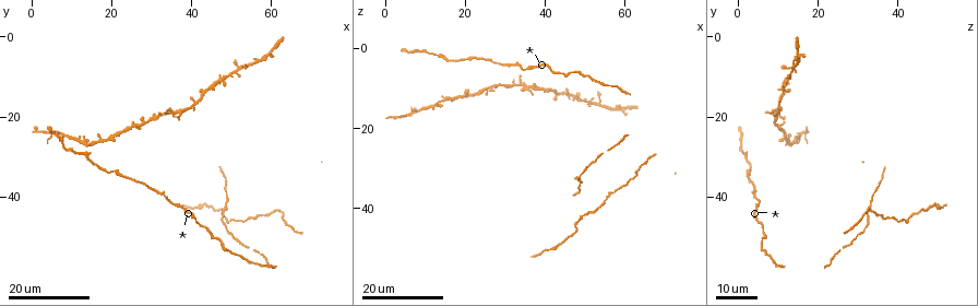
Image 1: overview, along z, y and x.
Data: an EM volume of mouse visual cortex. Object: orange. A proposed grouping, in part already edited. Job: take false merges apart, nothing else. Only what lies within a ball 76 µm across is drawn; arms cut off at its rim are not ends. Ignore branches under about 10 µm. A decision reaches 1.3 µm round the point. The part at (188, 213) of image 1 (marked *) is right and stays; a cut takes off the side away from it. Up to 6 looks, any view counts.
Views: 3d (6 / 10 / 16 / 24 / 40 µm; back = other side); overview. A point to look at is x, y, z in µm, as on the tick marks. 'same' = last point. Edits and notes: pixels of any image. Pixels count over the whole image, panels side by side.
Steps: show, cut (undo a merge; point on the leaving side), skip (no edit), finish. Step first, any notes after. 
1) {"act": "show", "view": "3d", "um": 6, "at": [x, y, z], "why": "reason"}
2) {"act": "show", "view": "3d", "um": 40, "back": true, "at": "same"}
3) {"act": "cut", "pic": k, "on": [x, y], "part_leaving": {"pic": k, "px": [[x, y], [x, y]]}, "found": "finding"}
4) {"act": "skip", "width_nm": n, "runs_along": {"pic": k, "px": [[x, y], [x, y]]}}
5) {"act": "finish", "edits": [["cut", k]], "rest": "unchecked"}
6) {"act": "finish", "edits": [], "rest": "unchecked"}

{"act": "show", "view": "3d", "um": 24, "at": [14.5, 27.0, 13.0], "why": "two arms in line, one across"}

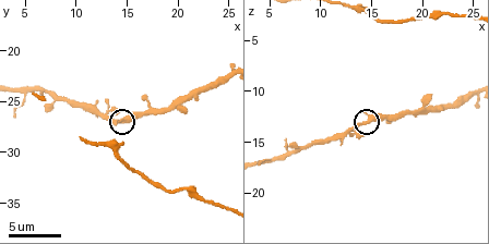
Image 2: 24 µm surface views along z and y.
{"act": "show", "view": "3d", "um": 6, "at": [15.0, 26.8, 13.0]}

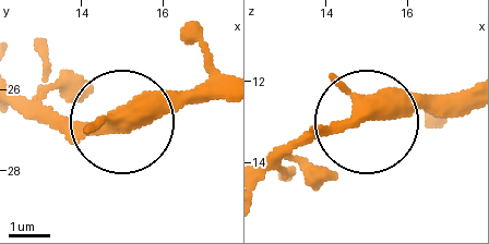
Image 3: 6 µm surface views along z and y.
{"act": "skip", "found": "all the same neuron"}

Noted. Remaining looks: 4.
{"act": "show", "view": "3d", "um": 16, "at": [14.0, 29.0, 1.5], "why": "three arms meet"}

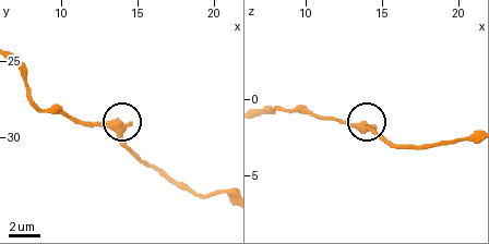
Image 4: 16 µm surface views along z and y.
{"act": "show", "view": "3d", "um": 6, "at": [13.6, 29.2, 1.8]}

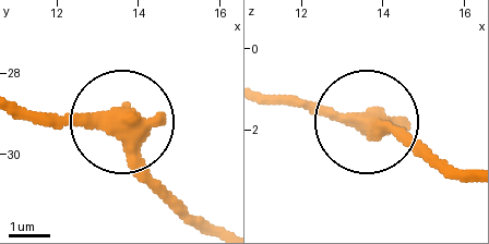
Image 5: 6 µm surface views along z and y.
{"act": "skip", "width_nm": 330, "runs_along": {"pic": 5, "px": [[199, 224], [157, 183], [126, 124], [21, 121]]}, "found": "continuous, no second neuron"}

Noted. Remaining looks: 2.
{"act": "show", "view": "3d", "um": 24, "at": [49.0, 43.5, 33.5], "why": "thick turns thin"}

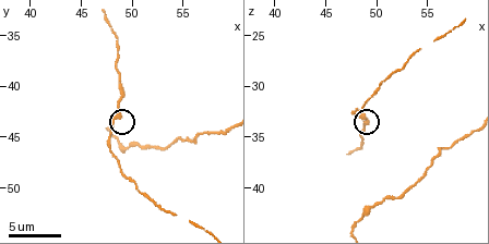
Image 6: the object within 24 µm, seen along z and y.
{"act": "show", "view": "3d", "um": 6, "at": [48.8, 43.0, 32.8]}

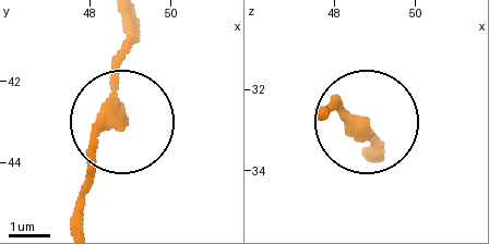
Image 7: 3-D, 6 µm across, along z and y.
{"act": "skip", "runs_along": {"pic": 7, "px": [[79, 226], [93, 153], [120, 111], [120, 59], [138, 38]]}, "found": "one neuron here"}

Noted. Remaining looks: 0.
{"act": "finish", "edits": [], "rest": "unchecked"}

